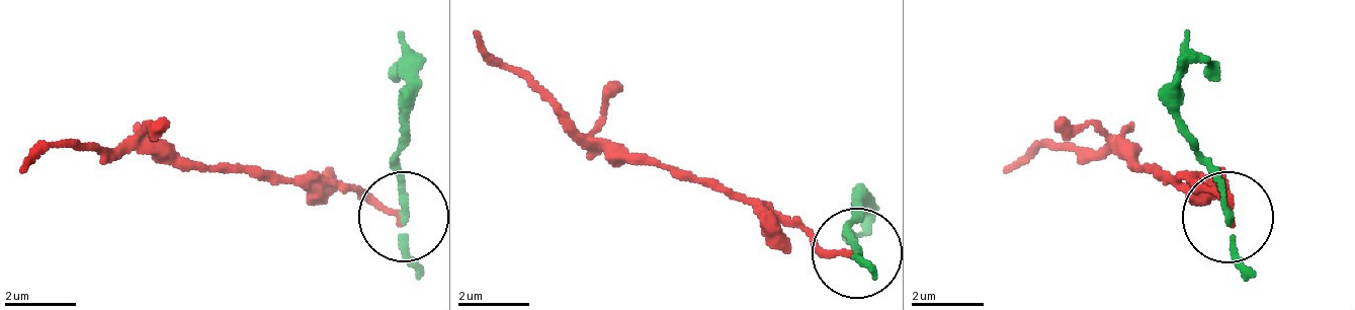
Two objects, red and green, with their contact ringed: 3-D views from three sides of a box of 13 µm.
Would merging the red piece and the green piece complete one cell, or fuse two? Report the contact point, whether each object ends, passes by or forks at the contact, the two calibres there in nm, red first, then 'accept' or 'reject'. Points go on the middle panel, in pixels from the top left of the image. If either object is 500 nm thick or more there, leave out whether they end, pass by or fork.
(856, 252) | red ends | green passes by | 180/150 nm | reject

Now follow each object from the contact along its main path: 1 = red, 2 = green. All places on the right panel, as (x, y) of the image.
1: (1231, 220), (1203, 183), (1112, 156), (1039, 147), (1003, 174)
2: (1231, 220), (1176, 110), (1194, 65), (1221, 83)

